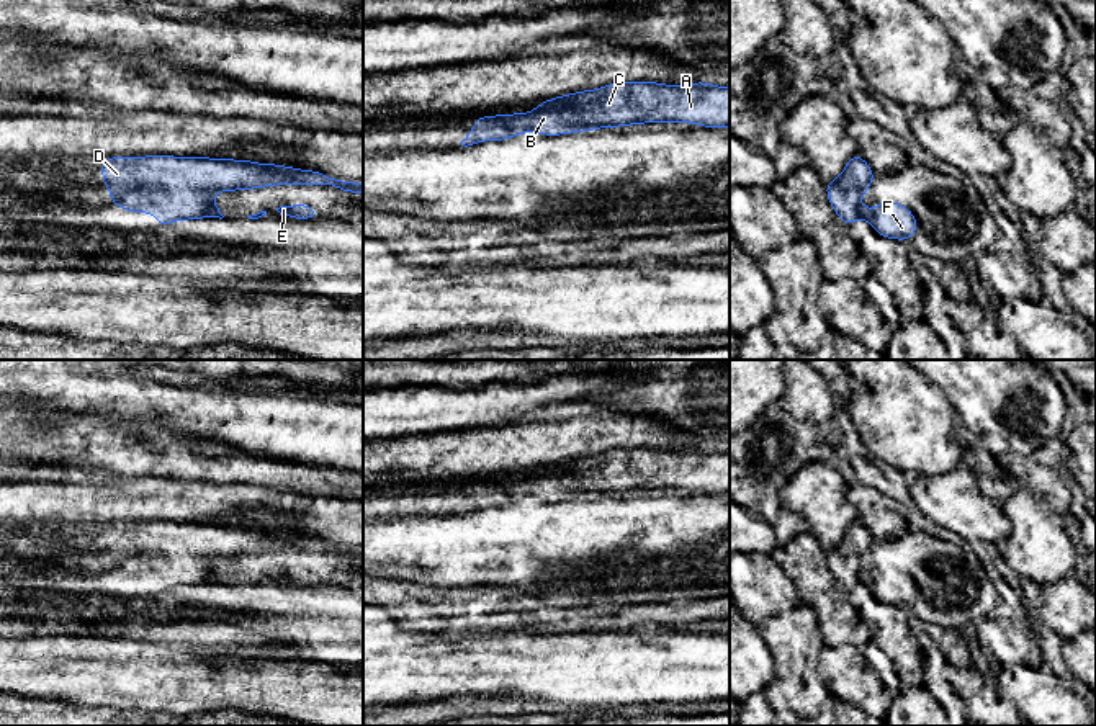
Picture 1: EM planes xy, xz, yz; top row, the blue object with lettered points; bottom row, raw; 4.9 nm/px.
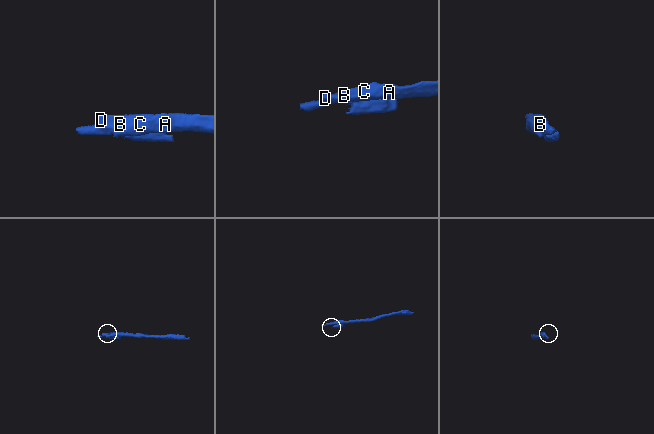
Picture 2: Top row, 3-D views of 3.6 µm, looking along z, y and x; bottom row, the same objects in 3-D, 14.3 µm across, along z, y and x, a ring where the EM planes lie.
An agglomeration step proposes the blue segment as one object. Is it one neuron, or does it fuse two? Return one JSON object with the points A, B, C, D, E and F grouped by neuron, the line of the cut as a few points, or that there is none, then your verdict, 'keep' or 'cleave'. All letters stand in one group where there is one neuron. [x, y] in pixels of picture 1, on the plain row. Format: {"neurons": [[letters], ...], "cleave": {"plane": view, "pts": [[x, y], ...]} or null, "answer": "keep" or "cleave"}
{"neurons": [["A", "B", "C", "D"], ["E", "F"]], "cleave": {"plane": "yz", "pts": [[861, 569], [859, 582]]}, "answer": "cleave"}

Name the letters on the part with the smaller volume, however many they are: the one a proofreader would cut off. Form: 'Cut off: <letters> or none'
Cut off: E, F

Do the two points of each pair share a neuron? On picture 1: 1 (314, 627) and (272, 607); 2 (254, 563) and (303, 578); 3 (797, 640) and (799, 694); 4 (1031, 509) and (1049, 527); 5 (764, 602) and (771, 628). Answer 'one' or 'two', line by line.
1: one
2: one
3: one
4: one
5: two

